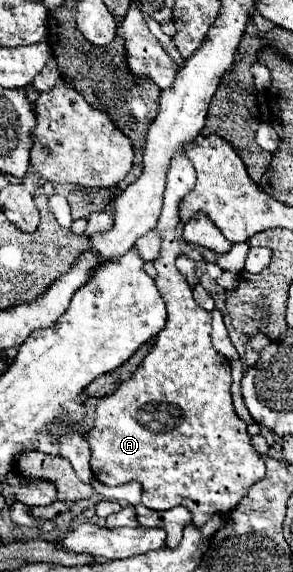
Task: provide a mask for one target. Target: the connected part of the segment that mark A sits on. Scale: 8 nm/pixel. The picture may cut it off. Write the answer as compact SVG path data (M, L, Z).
M177 152L167 176L163 212L155 226L155 230L161 234L161 250L153 262L157 268L155 282L167 302L167 324L155 338L151 352L145 356L133 376L125 380L113 394L99 398L95 408L95 424L85 432L85 440L91 448L91 470L99 482L107 486L121 486L131 480L139 482L143 486L143 506L151 510L171 510L175 506L185 506L193 514L193 524L201 528L213 514L231 512L247 494L251 484L265 476L265 464L249 442L251 436L247 434L247 424L235 414L231 400L229 360L219 356L209 340L211 312L195 304L191 286L175 266L175 260L181 254L177 204L185 194L191 192L193 184L193 164L183 152Z

